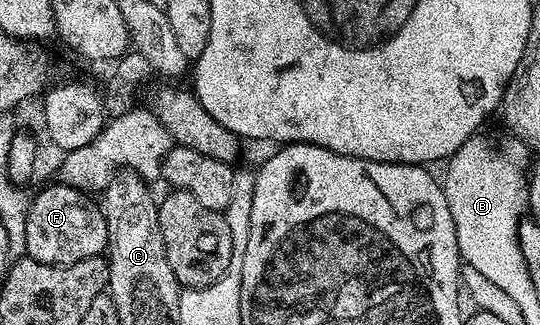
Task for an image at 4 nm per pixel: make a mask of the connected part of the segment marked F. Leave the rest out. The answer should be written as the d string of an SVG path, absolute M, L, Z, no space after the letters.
M54 182L29 200L26 218L26 250L41 264L74 264L83 258L102 255L108 249L109 235L104 211L85 201L84 191Z

